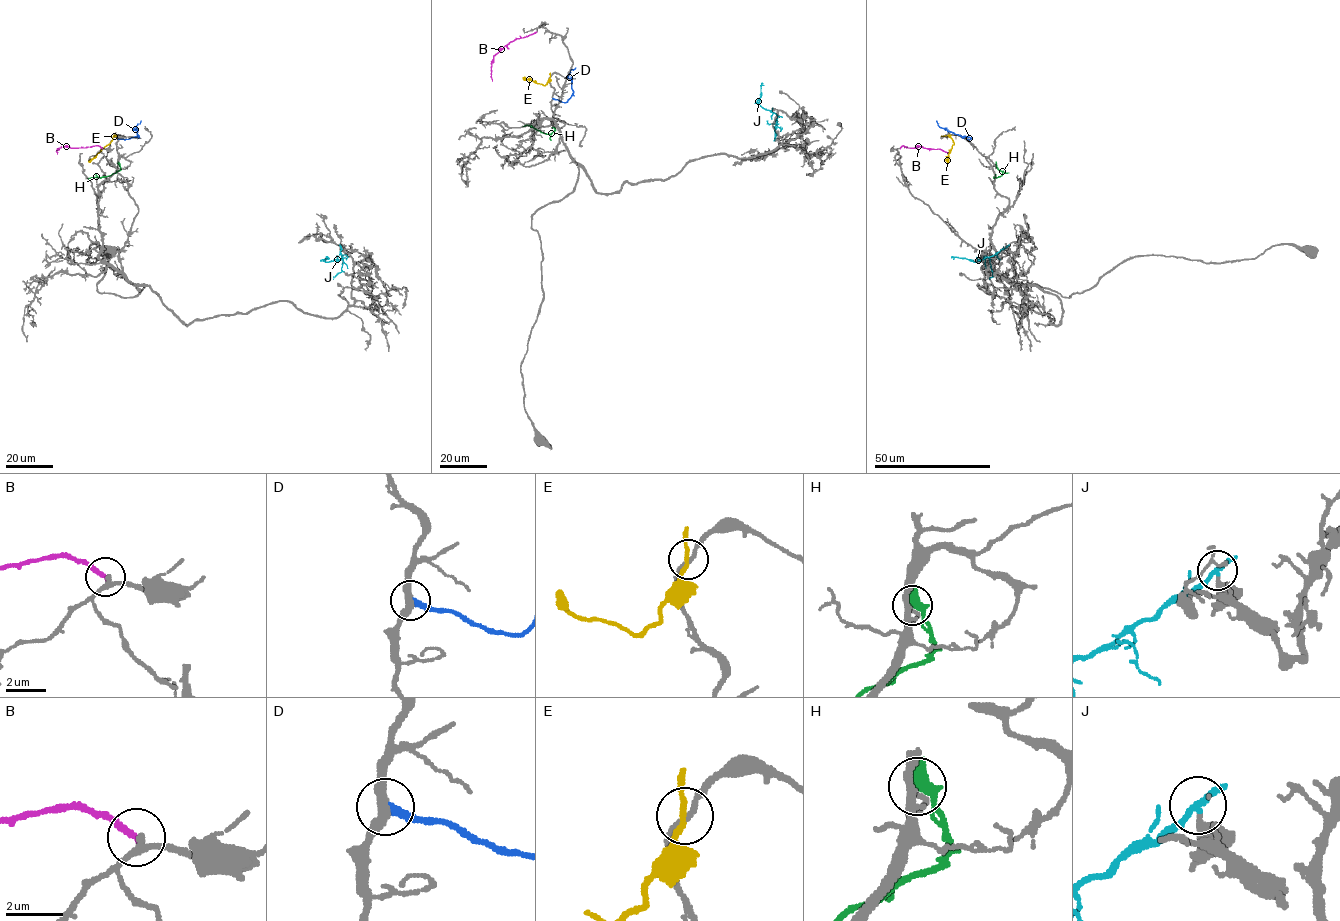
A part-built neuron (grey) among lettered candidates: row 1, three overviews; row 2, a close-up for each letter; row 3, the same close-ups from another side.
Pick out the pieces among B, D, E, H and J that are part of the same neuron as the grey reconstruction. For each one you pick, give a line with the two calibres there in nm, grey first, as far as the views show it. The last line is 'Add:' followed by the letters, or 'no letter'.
Add: no letter

